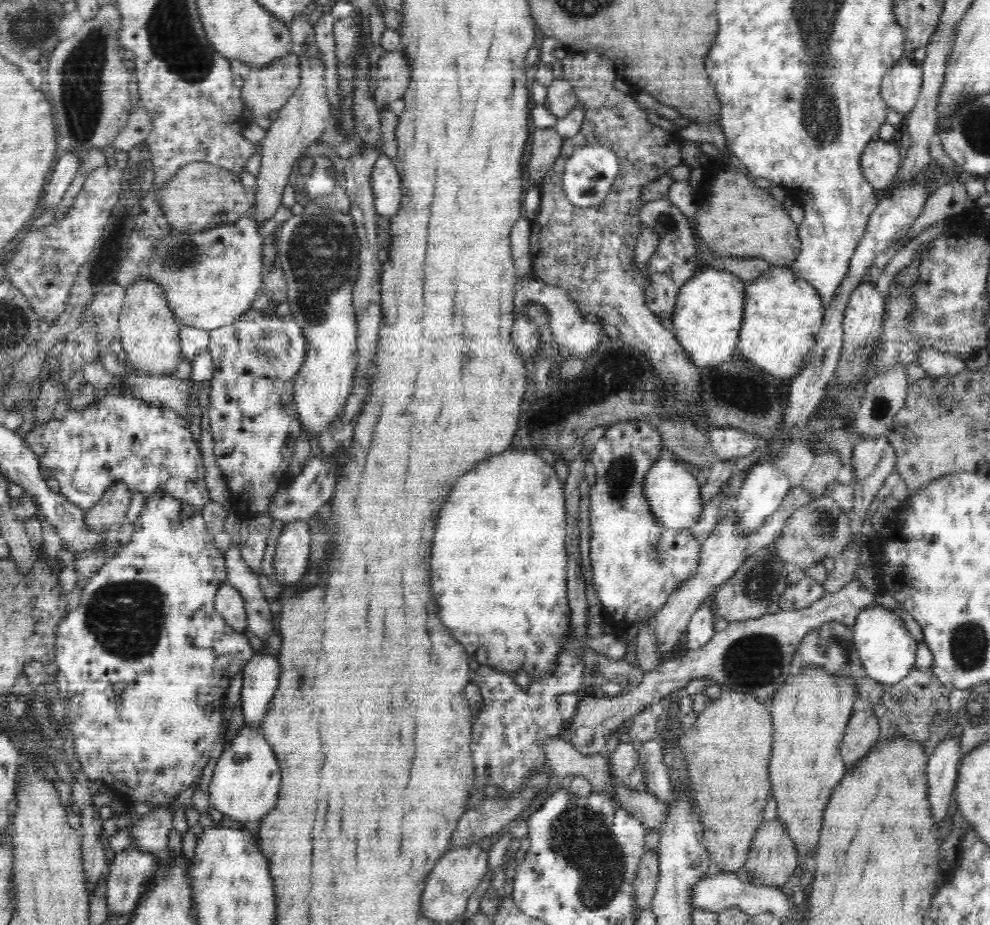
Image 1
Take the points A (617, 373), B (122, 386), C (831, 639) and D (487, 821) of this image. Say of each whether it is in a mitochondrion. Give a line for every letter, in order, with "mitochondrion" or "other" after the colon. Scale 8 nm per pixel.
A: mitochondrion
B: other
C: mitochondrion
D: other

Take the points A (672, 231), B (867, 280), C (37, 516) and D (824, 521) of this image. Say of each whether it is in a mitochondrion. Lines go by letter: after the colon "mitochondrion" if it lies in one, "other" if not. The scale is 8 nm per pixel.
A: mitochondrion
B: other
C: other
D: mitochondrion

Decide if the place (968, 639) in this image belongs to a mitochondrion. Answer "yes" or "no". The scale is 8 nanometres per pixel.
yes

